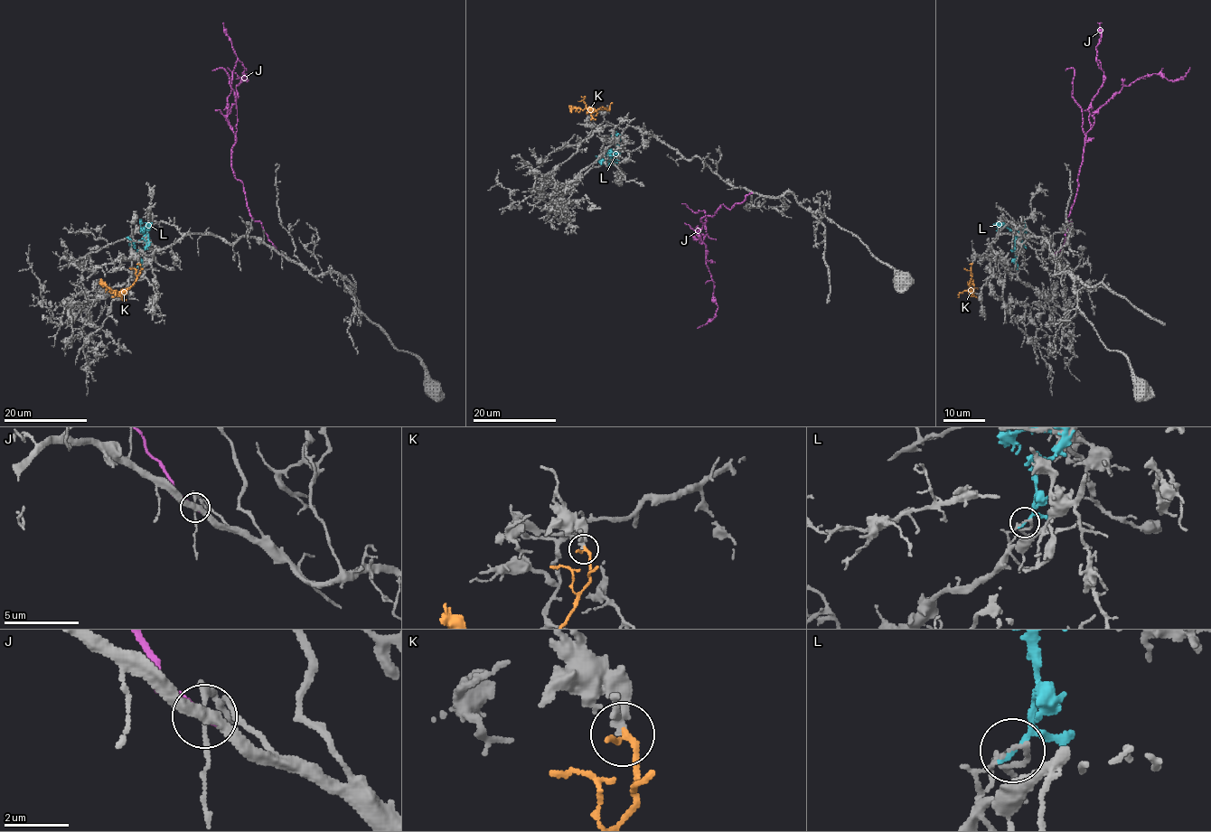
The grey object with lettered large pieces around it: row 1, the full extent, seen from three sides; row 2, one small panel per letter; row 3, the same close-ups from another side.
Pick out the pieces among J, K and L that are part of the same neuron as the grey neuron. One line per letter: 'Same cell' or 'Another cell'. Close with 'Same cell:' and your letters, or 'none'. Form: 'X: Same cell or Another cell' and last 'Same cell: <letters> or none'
J: Another cell
K: Same cell
L: Another cell
Same cell: K

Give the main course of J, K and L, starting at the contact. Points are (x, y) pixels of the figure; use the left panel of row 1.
J: (281, 255), (252, 218), (243, 184), (234, 175), (235, 134), (228, 115), (244, 73), (248, 79), (228, 67)
K: (138, 263), (140, 273), (136, 280), (118, 295), (100, 278)
L: (136, 267), (149, 235), (146, 225), (143, 229), (140, 227)

